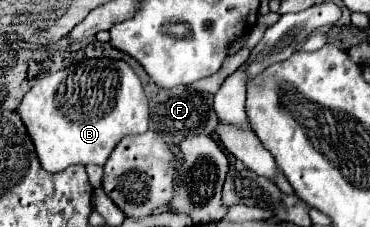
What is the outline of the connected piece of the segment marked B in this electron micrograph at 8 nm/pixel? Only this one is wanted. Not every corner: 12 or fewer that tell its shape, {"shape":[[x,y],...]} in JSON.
{"shape":[[127,62],[37,80],[17,114],[43,170],[103,166],[147,130]]}

